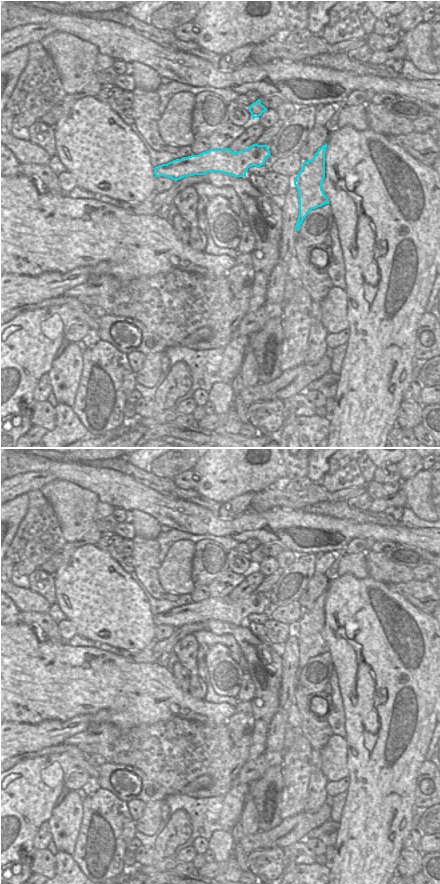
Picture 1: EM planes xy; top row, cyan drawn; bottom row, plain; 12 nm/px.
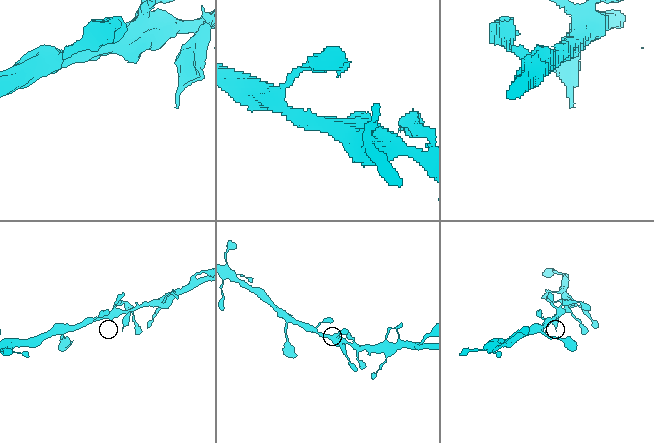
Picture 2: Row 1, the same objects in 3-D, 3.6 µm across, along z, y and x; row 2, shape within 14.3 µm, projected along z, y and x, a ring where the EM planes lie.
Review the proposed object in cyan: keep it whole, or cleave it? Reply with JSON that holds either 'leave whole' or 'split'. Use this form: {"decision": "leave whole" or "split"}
{"decision": "leave whole"}

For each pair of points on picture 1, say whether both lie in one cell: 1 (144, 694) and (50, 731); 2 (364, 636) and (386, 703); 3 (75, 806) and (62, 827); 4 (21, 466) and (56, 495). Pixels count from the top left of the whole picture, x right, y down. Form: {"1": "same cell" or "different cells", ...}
{"1": "different cells", "2": "same cell", "3": "same cell", "4": "different cells"}

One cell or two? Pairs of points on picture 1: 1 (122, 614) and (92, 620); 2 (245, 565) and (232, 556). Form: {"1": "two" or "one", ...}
{"1": "one", "2": "one"}

